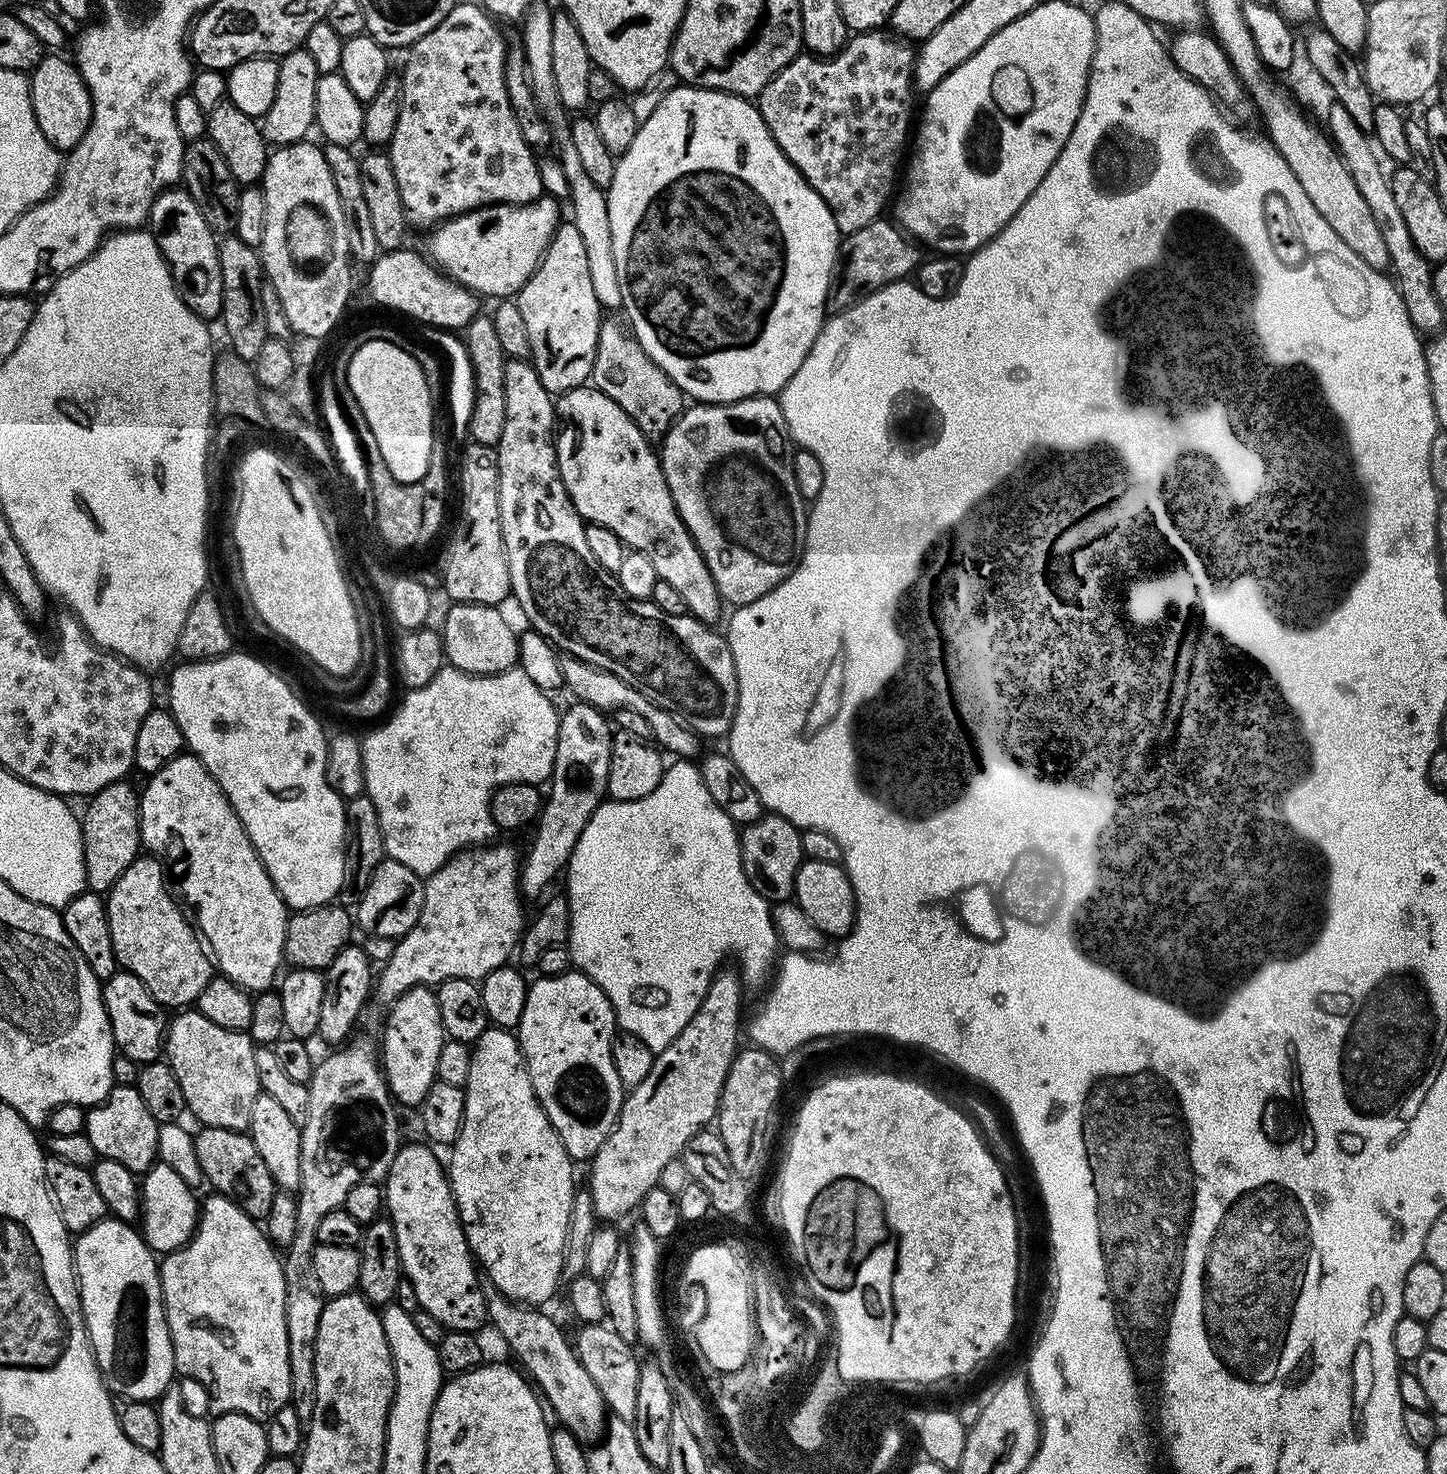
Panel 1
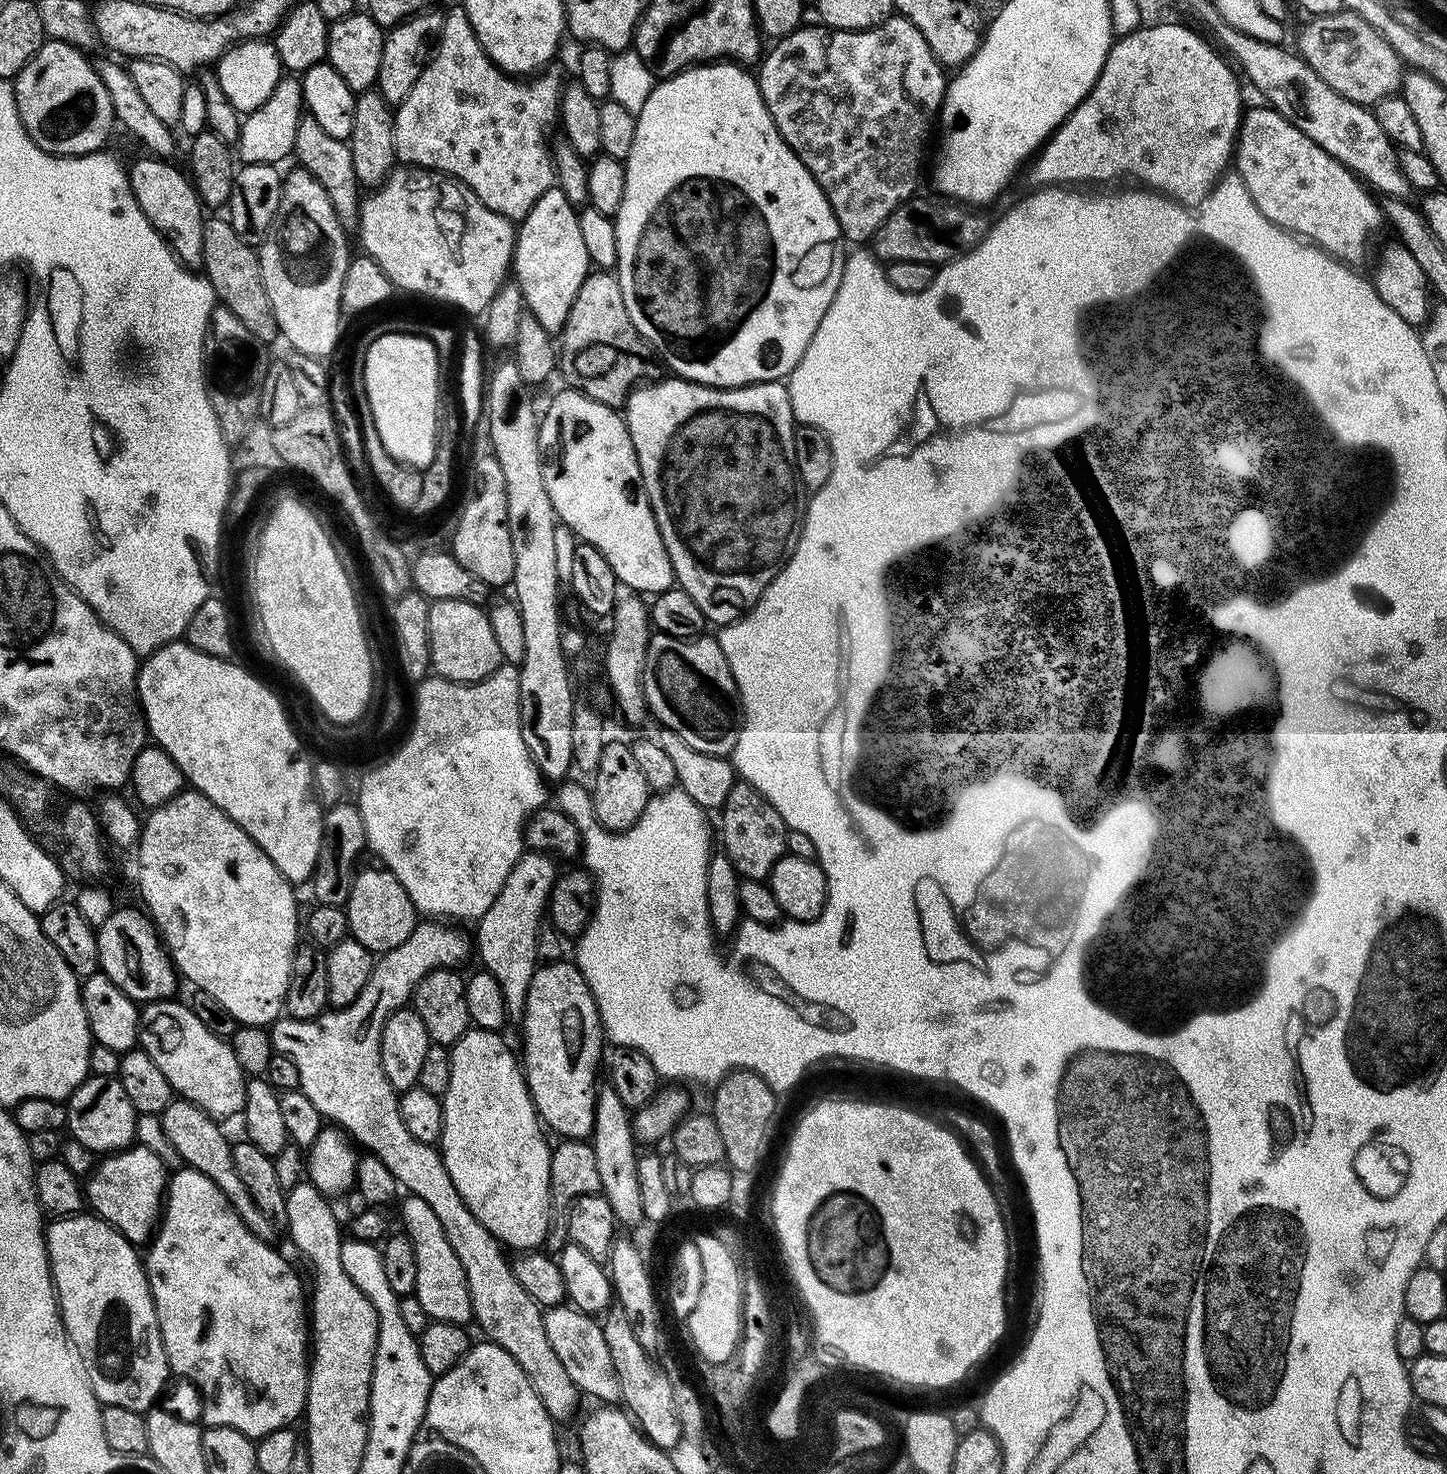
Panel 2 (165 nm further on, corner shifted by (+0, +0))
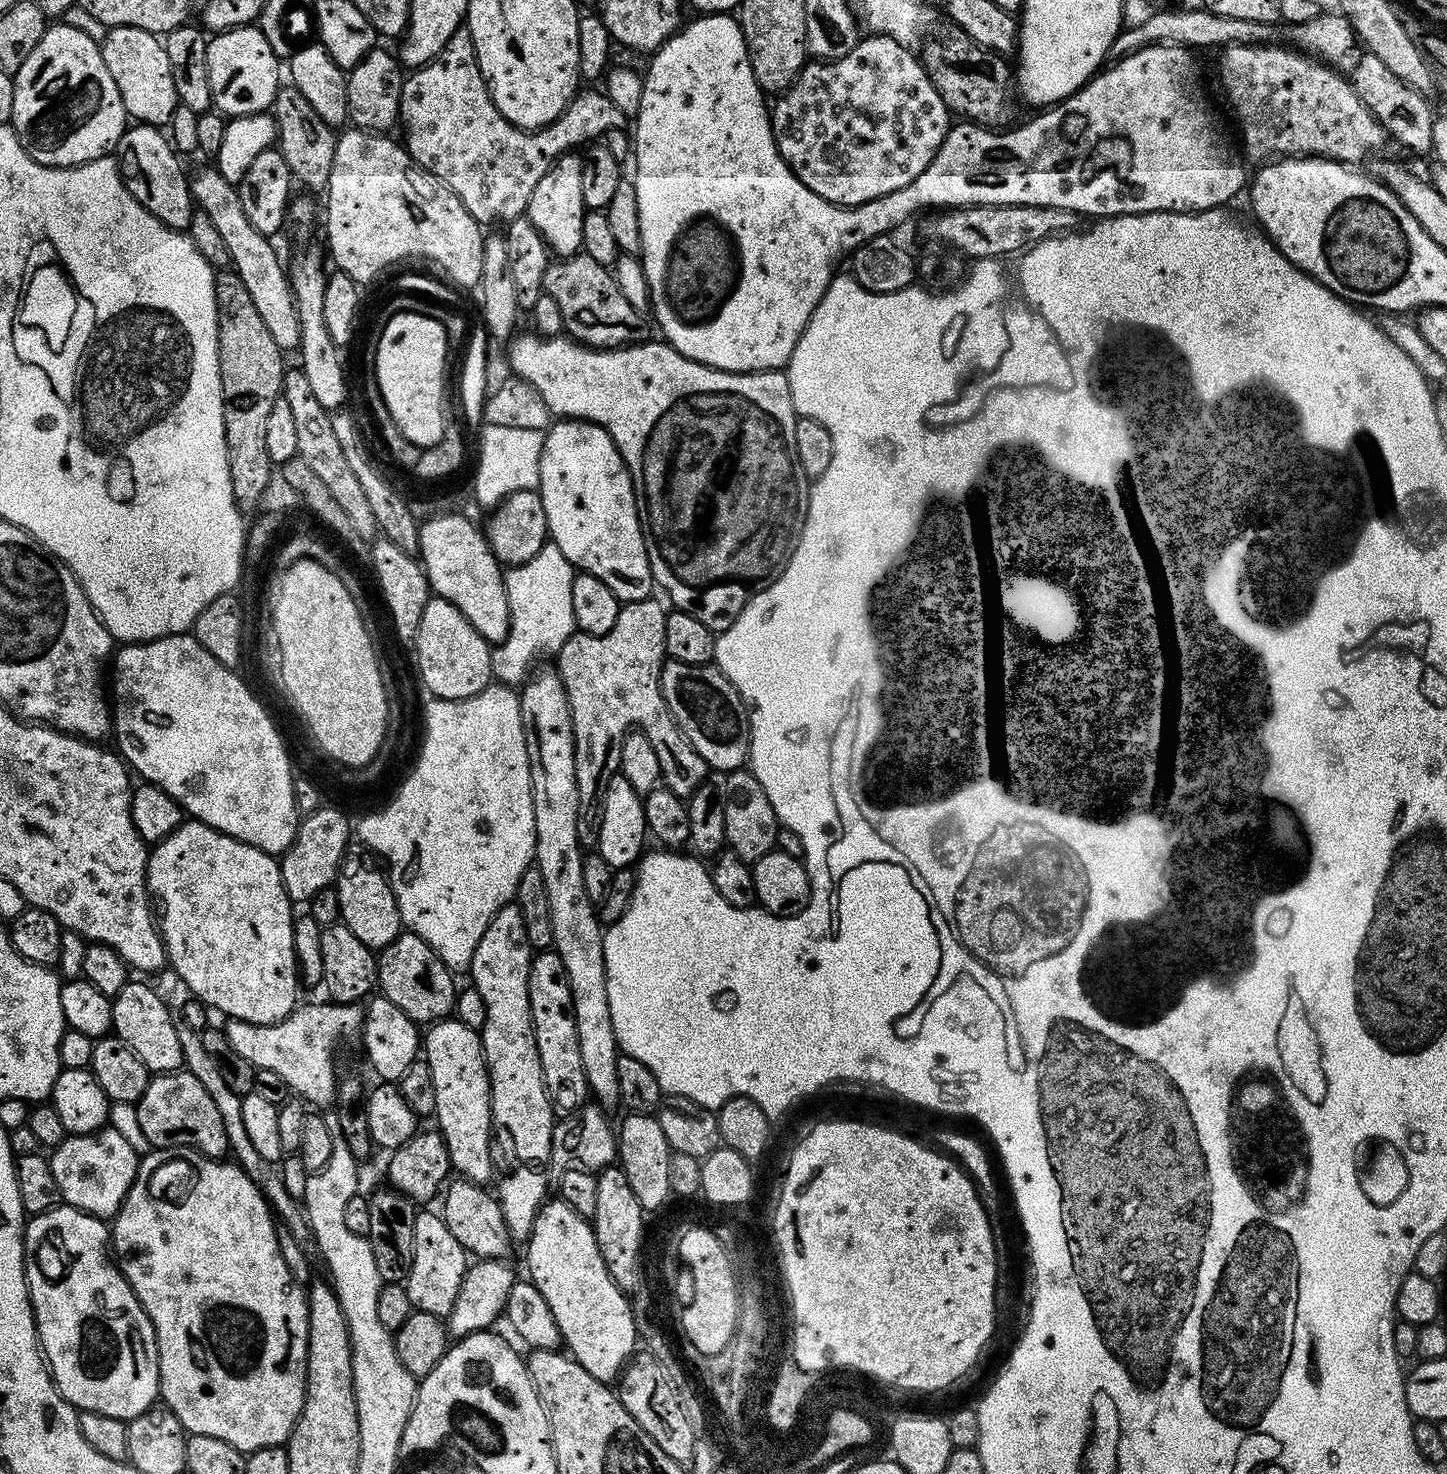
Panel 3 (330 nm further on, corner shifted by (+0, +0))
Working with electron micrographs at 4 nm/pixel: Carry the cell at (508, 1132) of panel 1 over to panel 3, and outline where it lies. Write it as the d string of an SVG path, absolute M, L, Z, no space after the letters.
M455 1018L437 1020L423 1033L422 1056L430 1066L430 1078L434 1078L434 1120L440 1123L438 1130L444 1135L452 1168L465 1180L487 1185L494 1176L492 1107L479 1031Z

